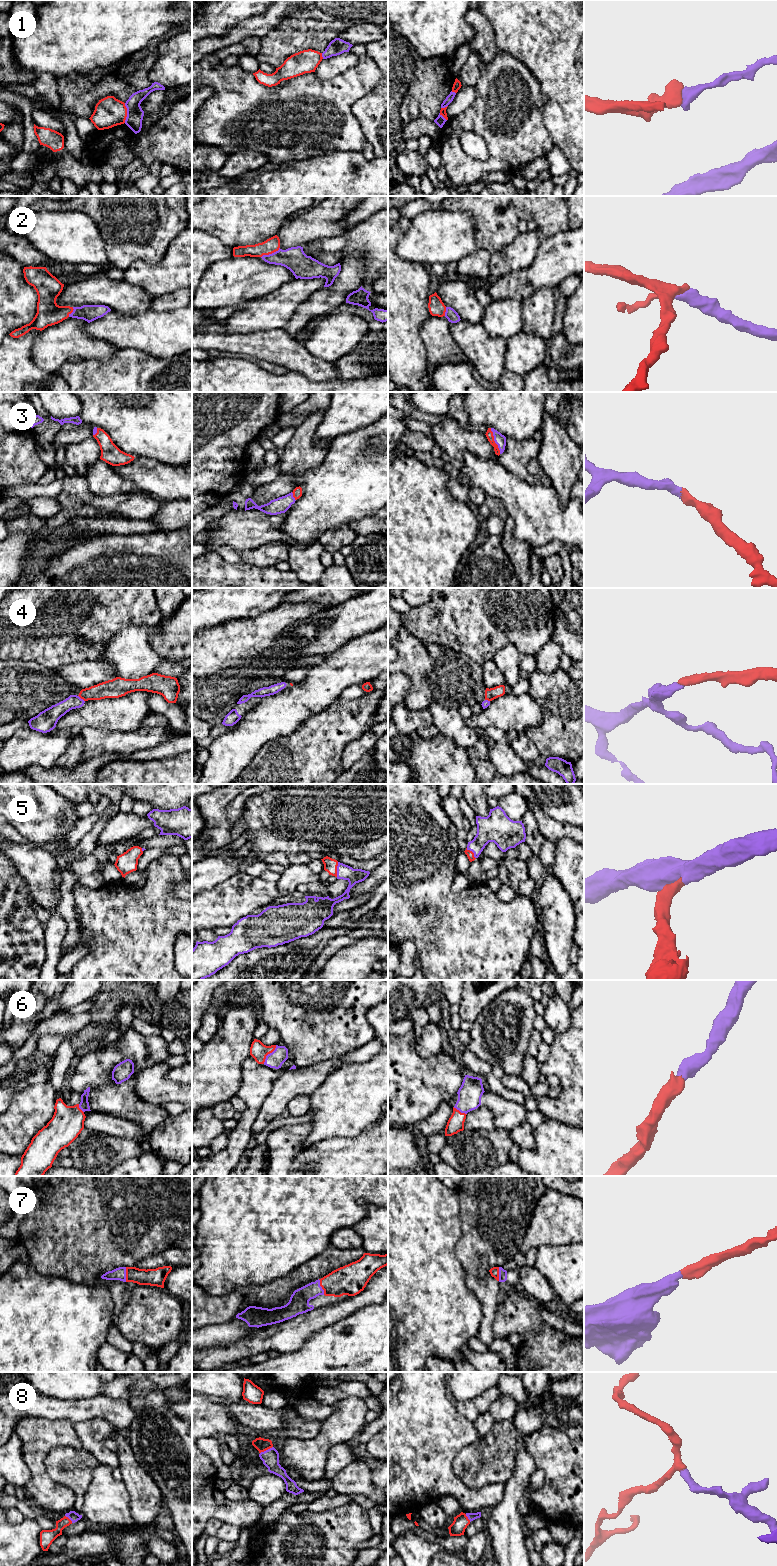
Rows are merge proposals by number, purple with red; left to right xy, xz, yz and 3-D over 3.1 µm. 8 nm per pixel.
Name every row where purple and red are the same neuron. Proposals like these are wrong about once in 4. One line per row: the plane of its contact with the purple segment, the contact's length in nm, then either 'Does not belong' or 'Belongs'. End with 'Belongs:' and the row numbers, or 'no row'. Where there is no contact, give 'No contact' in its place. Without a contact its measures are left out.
1: Touches purple in xy. Shared border 160 nm. Does not belong
2: Touches purple in xz. Shared border 170 nm. Belongs
3: Touches purple in yz. Shared border 220 nm. Belongs
4: Touches purple in xy. Shared border 80 nm. Belongs
5: Touches purple in xz. Shared border 120 nm. Belongs
6: Touches purple in xz. Shared border 190 nm. Belongs
7: Touches purple in xz. Shared border 140 nm. Belongs
8: Touches purple in xz. Shared border 120 nm. Belongs
Belongs: 2, 3, 4, 5, 6, 7, 8

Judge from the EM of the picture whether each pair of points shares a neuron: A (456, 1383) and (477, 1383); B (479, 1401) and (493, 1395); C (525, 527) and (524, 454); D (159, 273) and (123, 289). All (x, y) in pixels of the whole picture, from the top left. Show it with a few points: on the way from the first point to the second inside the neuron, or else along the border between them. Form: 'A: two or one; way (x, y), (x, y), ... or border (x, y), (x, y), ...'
A: one; way (461, 1383), (472, 1383)
B: one; way (482, 1401), (490, 1396)
C: two; border (504, 467), (524, 480)
D: two; border (123, 278), (142, 287), (153, 297)

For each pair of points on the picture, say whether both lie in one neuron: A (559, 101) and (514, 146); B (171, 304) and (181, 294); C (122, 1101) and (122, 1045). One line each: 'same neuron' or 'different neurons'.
A: different neurons
B: same neuron
C: same neuron

